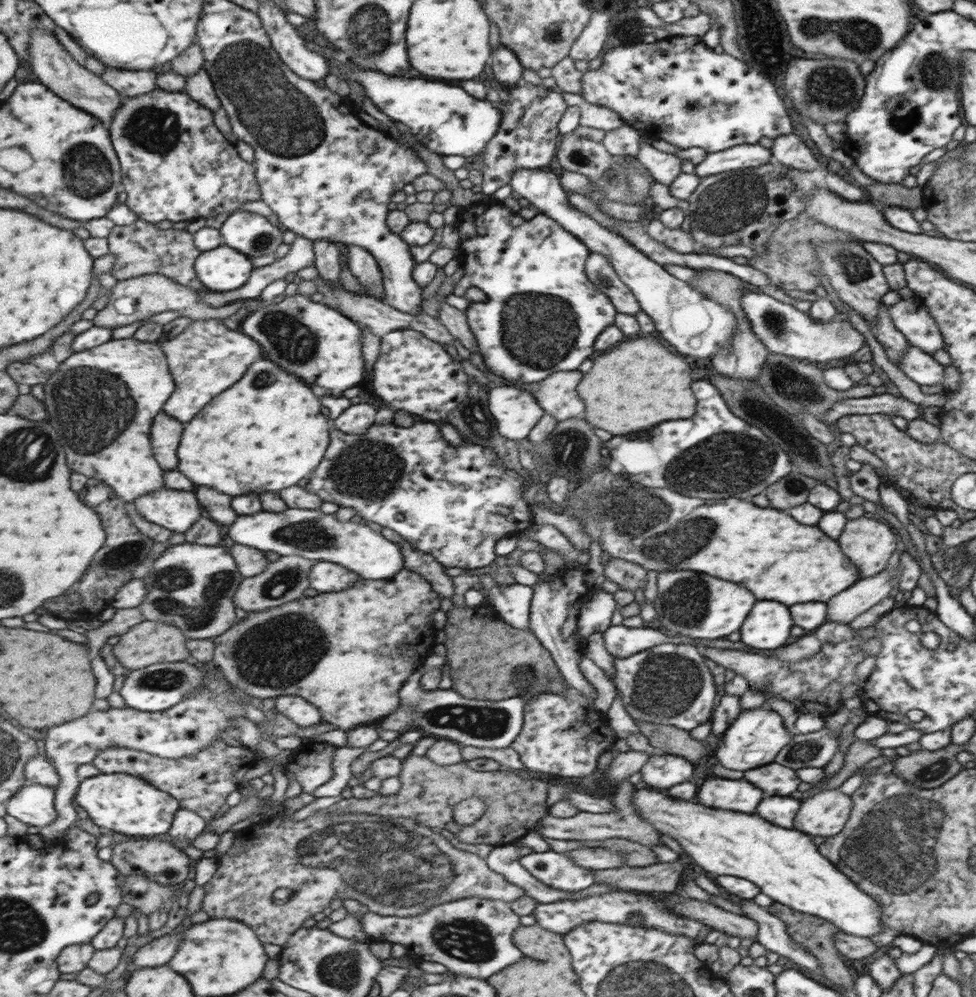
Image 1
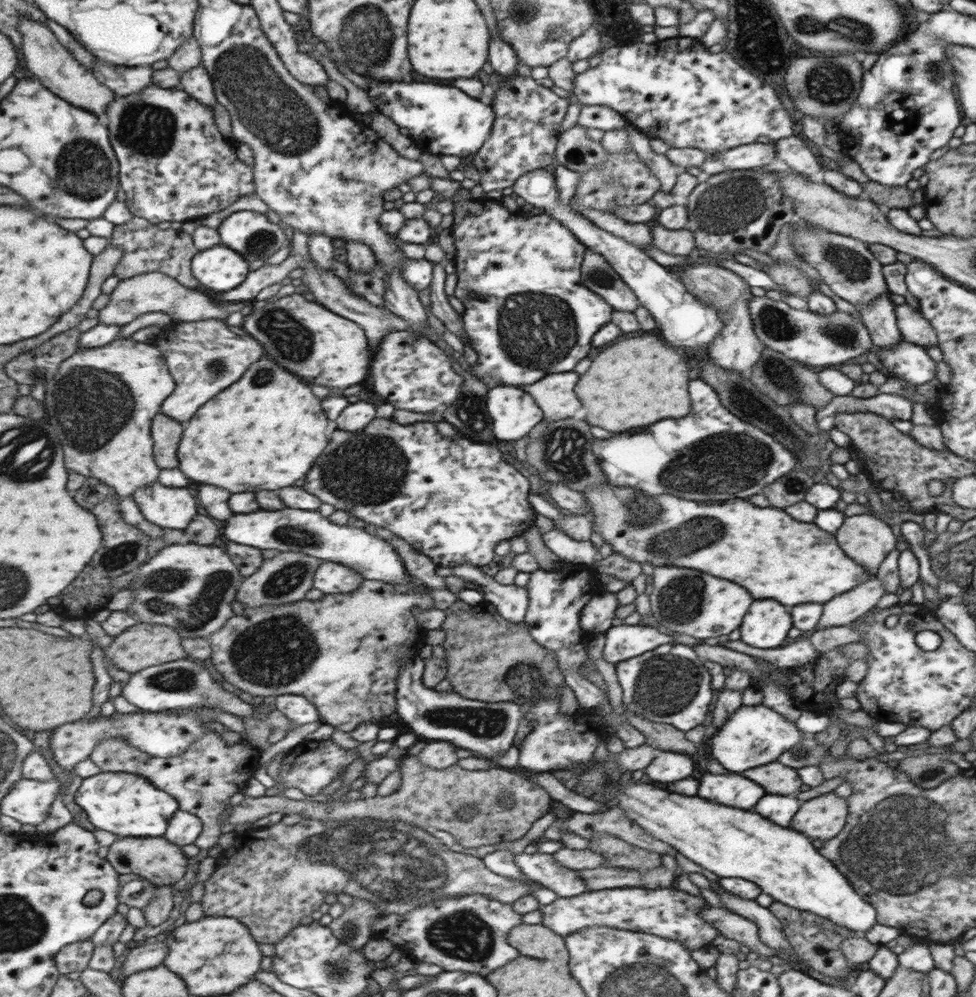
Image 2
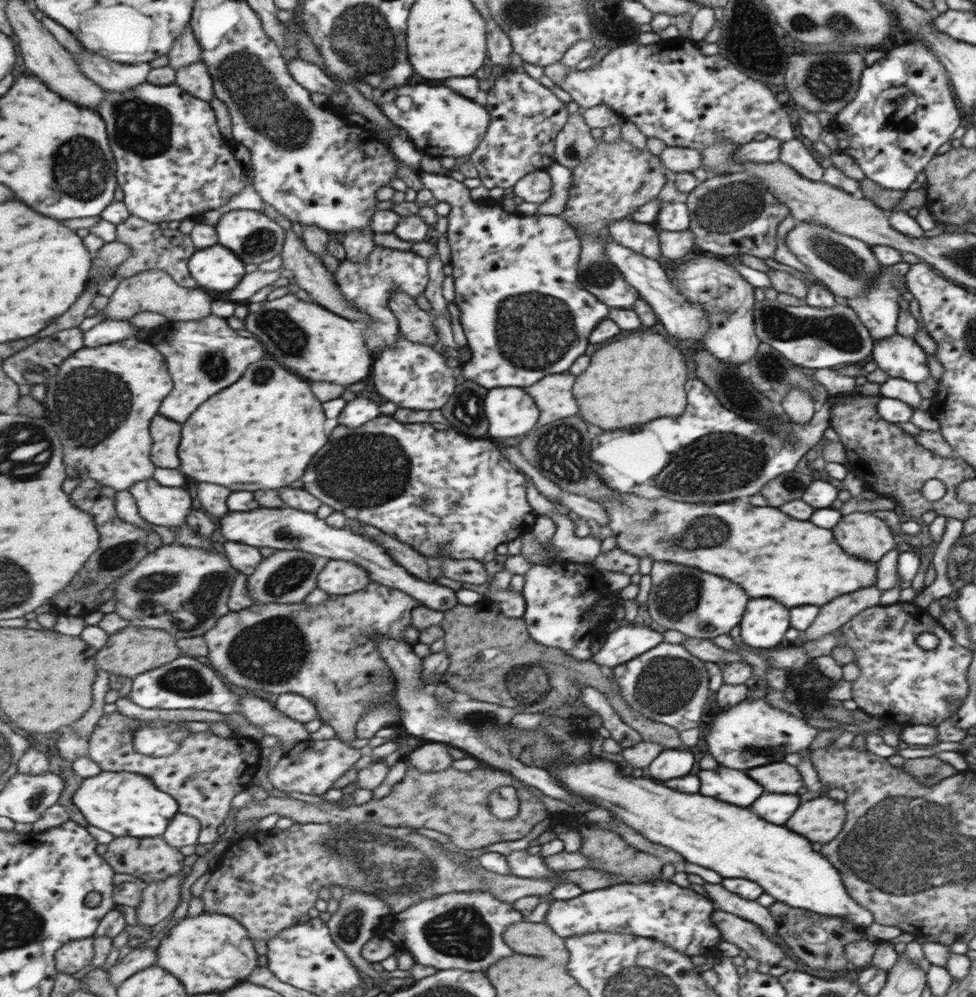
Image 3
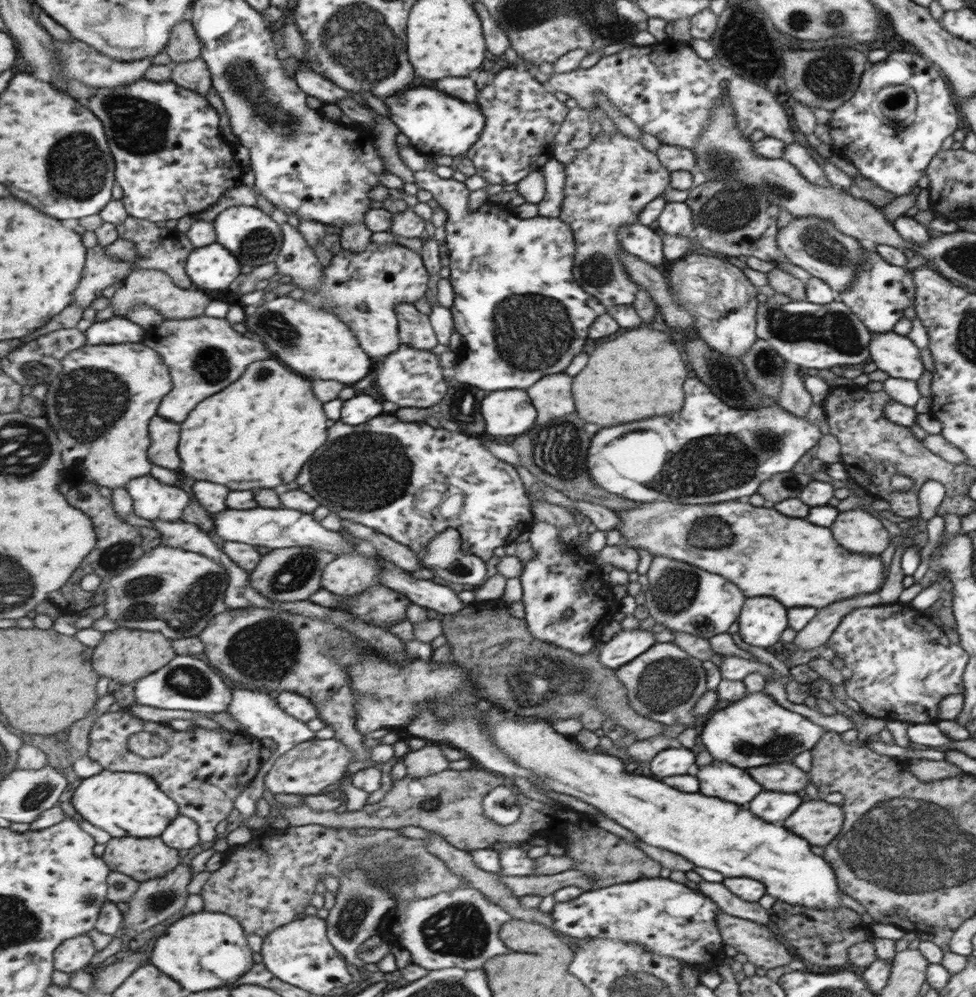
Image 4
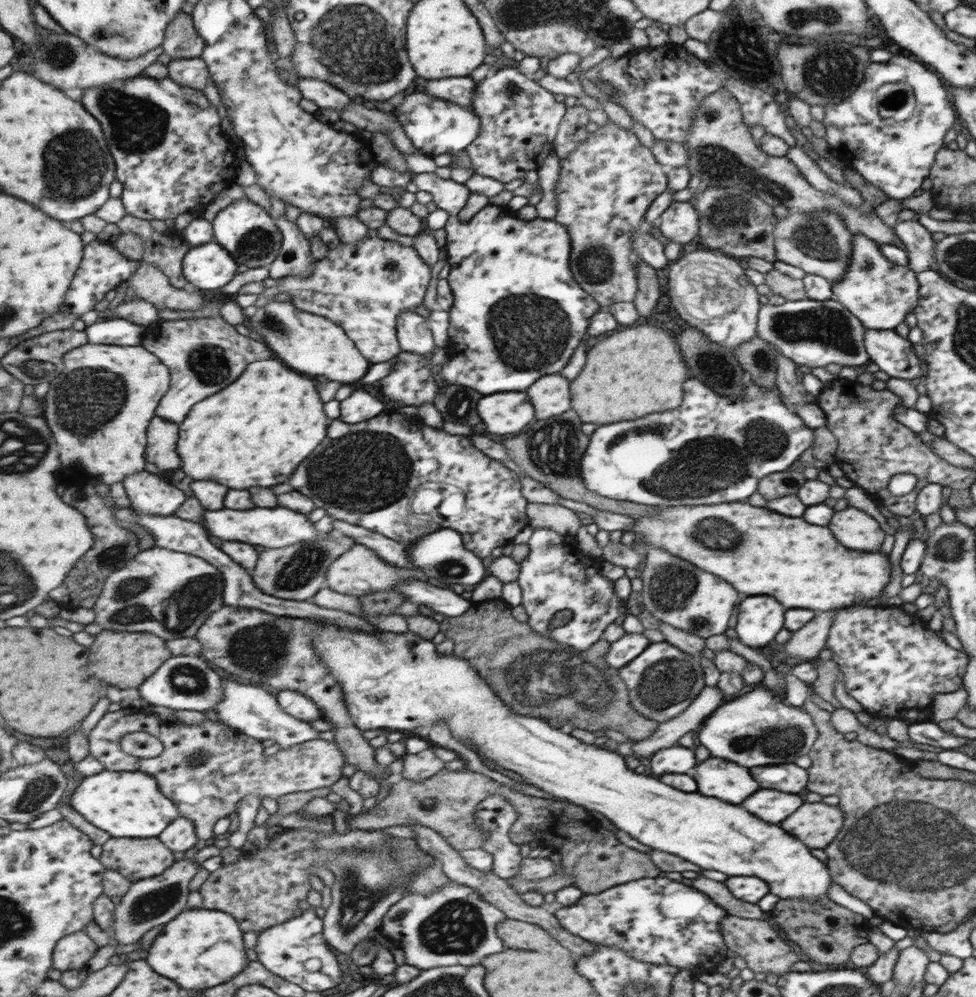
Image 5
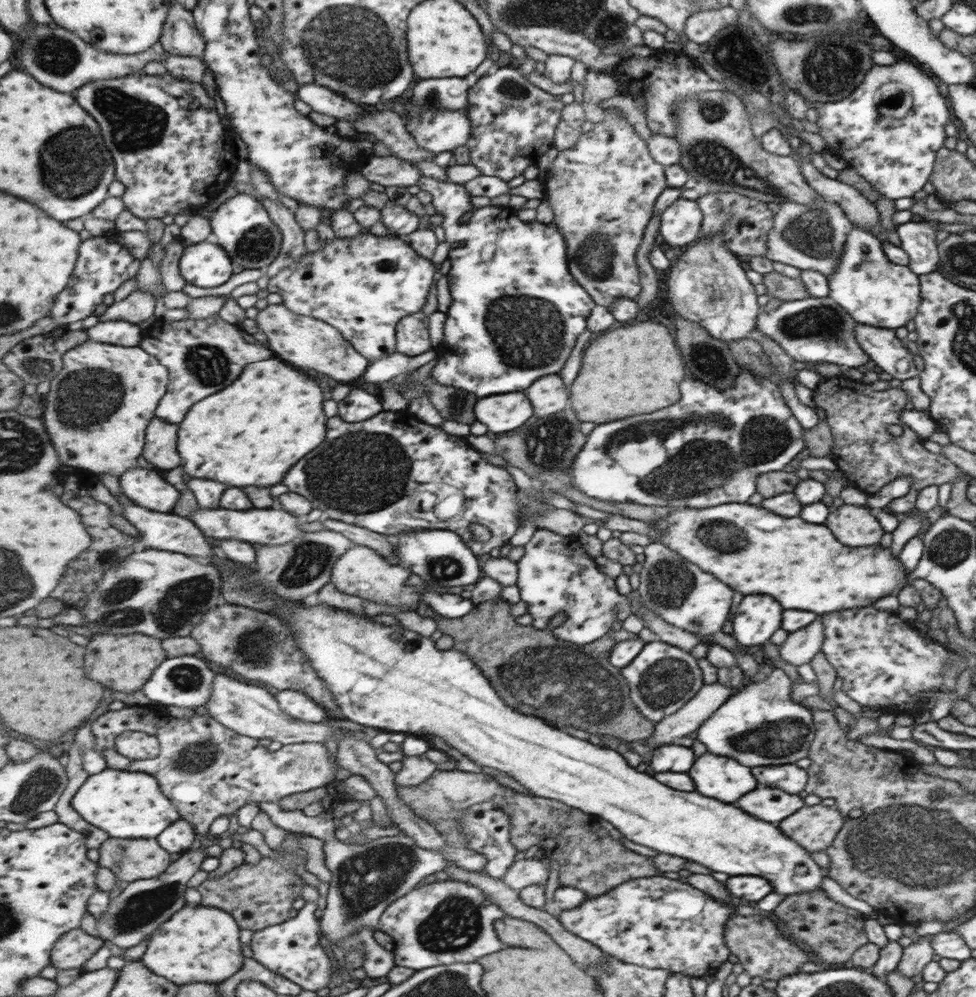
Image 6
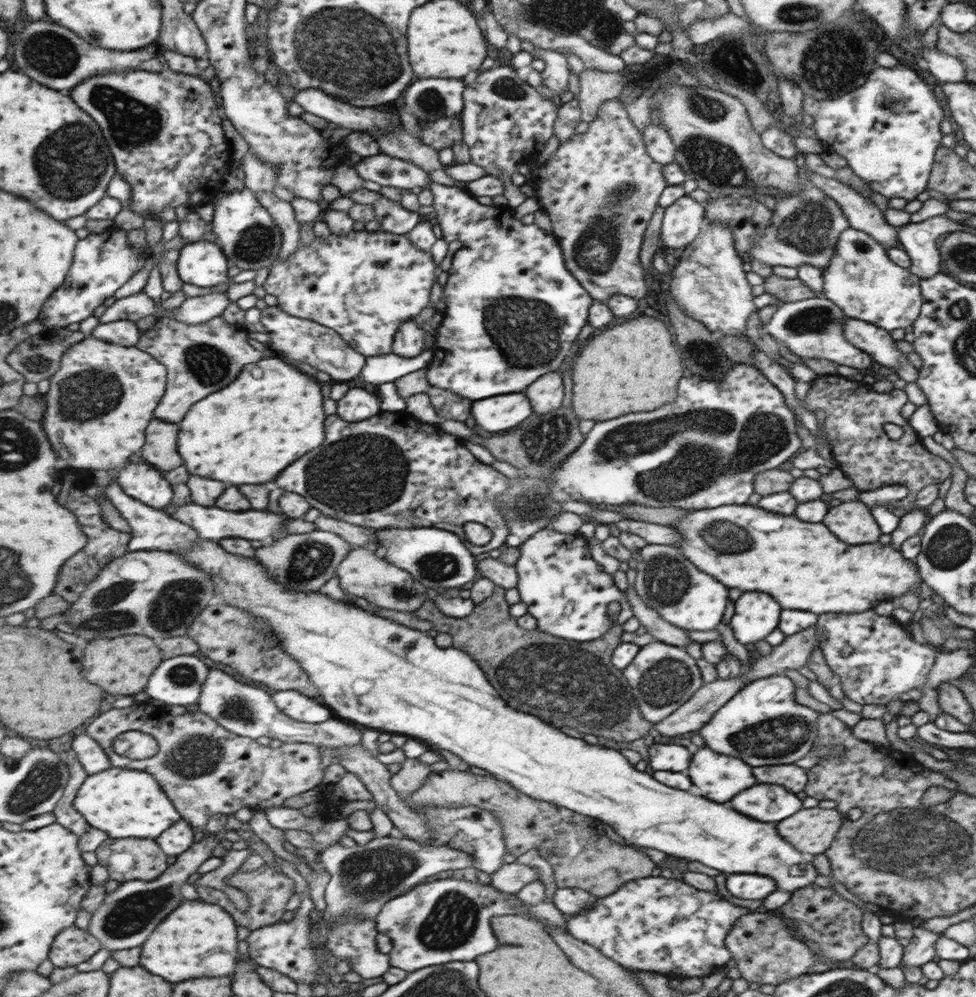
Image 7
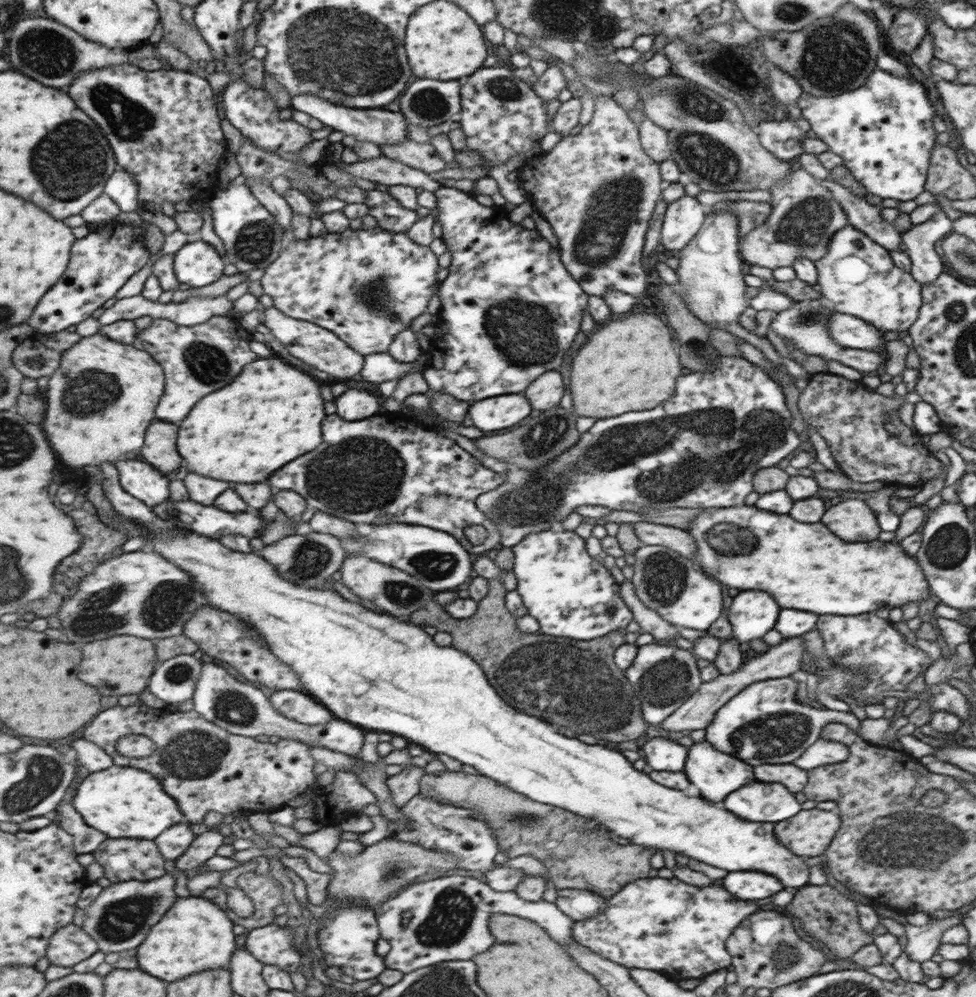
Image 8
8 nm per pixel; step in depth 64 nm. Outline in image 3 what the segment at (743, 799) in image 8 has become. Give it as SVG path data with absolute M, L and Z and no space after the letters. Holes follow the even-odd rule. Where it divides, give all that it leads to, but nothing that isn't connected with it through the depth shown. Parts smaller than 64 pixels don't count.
M764 794L756 806L750 806L750 810L756 810L760 818L768 818L768 822L780 822L786 824L786 820L794 814L798 808L798 796L796 794Z

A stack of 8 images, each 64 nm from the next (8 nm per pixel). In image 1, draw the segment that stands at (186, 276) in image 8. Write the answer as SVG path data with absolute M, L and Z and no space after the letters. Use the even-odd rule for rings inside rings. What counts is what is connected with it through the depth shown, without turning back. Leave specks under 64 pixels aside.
M231 246L204 252L198 257L196 270L207 290L230 292L242 288L254 272L252 258Z

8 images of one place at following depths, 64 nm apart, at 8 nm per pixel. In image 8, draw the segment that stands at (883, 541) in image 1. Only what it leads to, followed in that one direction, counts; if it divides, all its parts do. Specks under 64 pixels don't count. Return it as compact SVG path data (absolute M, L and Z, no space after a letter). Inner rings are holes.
M846 499L838 506L832 506L822 516L822 522L832 526L832 530L848 542L870 542L880 534L874 512L862 500Z

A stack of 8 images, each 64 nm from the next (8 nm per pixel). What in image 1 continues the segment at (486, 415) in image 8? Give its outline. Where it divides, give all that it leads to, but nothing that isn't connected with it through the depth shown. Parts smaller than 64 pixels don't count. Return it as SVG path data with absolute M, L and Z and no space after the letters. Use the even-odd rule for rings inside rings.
M496 383L488 393L487 410L496 419L498 432L508 440L526 438L545 413L528 390Z

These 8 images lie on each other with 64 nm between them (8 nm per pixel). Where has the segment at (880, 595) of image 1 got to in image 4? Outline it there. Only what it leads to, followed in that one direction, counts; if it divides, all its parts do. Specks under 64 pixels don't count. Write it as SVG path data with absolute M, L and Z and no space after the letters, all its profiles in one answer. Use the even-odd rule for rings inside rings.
M879 592L864 594L860 598L850 598L848 602L836 602L836 606L828 606L828 610L820 610L802 630L799 630L792 642L792 650L810 651L827 645L830 635L840 624L843 616L857 608L873 607L881 604Z

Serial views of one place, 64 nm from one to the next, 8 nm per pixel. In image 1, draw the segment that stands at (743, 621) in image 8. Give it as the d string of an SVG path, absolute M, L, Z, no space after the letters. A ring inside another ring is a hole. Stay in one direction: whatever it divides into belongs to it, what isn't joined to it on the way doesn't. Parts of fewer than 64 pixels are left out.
M756 602L756 610L752 610L752 618L744 622L740 629L741 641L750 649L781 649L790 638L794 622L790 618L788 606L780 602Z

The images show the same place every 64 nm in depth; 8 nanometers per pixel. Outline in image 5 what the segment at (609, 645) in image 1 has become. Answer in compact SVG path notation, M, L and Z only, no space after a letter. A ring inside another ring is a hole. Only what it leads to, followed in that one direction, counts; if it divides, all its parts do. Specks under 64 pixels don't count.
M626 633L620 639L611 642L606 654L608 666L622 670L636 656L640 656L652 644L642 633Z

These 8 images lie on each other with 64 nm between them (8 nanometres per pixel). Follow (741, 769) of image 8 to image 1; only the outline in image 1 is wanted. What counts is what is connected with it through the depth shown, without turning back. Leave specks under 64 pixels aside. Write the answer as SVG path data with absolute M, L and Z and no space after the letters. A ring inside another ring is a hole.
M707 778L698 790L698 800L704 806L716 806L722 810L738 810L752 814L762 800L762 790L746 780ZM704 798L704 800L702 800Z

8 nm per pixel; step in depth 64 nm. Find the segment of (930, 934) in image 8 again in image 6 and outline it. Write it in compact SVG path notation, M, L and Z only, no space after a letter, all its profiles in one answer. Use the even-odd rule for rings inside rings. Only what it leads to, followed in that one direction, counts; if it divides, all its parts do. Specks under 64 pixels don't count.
M921 936L918 942L913 942L903 949L903 955L896 969L901 972L902 976L911 979L914 975L922 974L927 964L932 961L934 954L931 936Z

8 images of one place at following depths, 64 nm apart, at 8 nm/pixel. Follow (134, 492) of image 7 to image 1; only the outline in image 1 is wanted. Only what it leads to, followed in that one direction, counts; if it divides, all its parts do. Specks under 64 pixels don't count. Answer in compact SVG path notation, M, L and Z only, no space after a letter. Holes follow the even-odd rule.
M164 487L140 497L140 514L172 532L188 534L204 516L198 496L186 490Z

